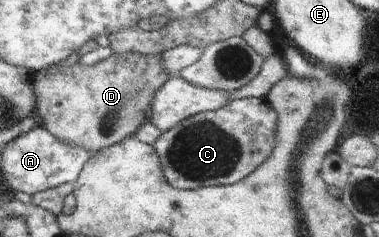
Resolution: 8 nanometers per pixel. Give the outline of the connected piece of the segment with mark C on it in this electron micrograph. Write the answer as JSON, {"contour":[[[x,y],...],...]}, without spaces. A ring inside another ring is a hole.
{"contour":[[[263,98],[230,100],[214,111],[184,118],[154,143],[165,180],[180,189],[230,185],[262,165],[275,146],[277,113]]]}

